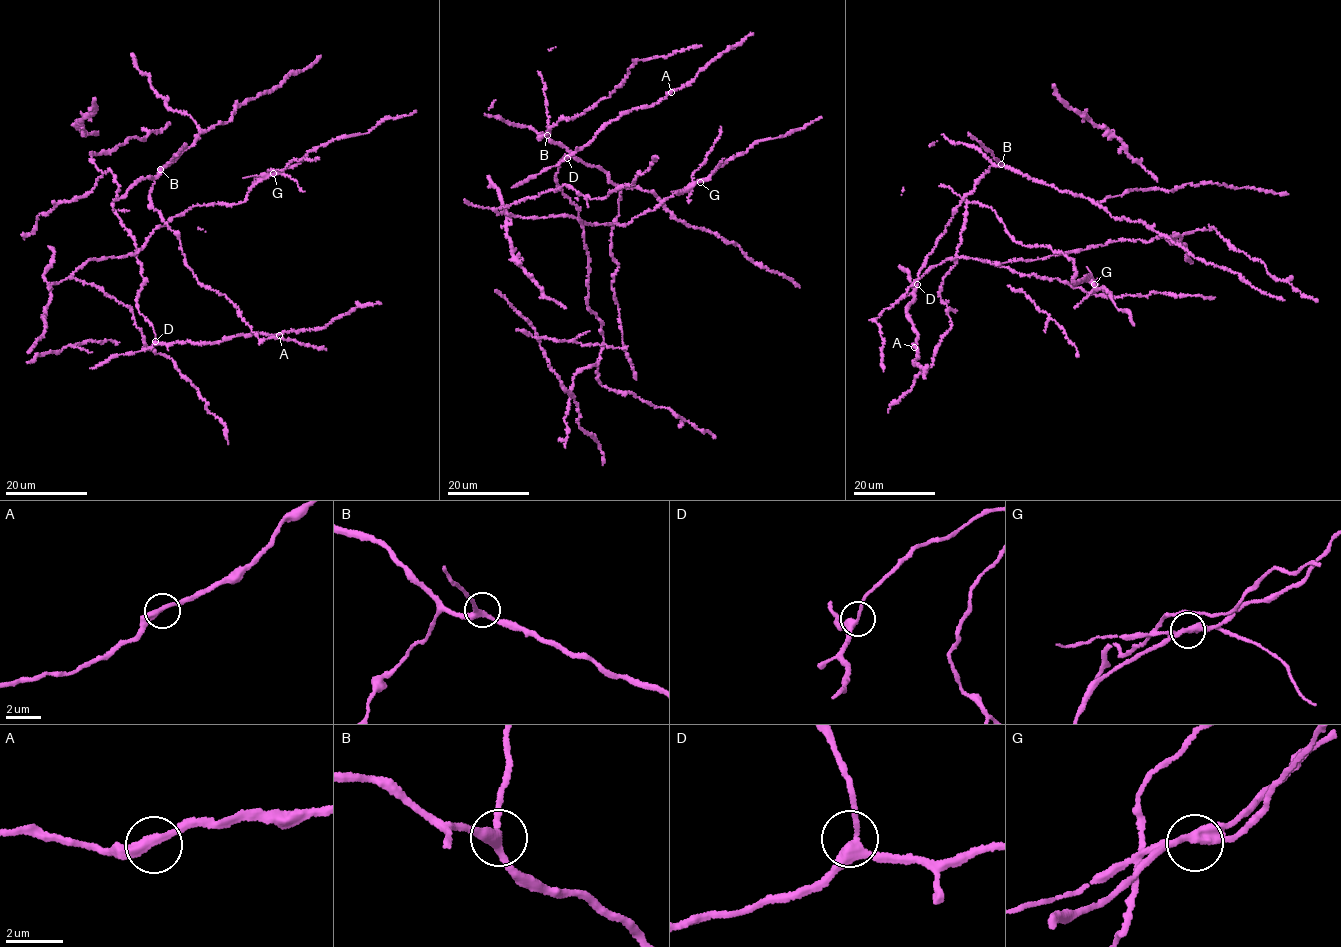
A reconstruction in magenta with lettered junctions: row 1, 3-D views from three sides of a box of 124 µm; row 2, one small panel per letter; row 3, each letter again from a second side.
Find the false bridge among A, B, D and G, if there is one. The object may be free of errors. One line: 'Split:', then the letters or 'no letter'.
Split: G

